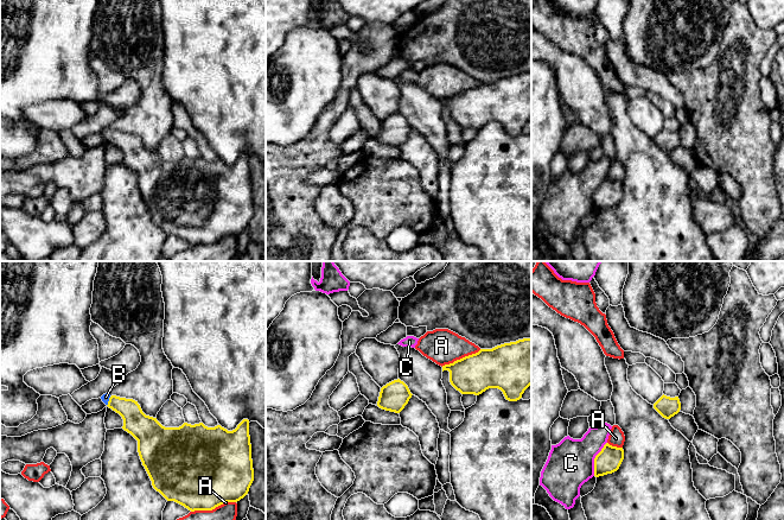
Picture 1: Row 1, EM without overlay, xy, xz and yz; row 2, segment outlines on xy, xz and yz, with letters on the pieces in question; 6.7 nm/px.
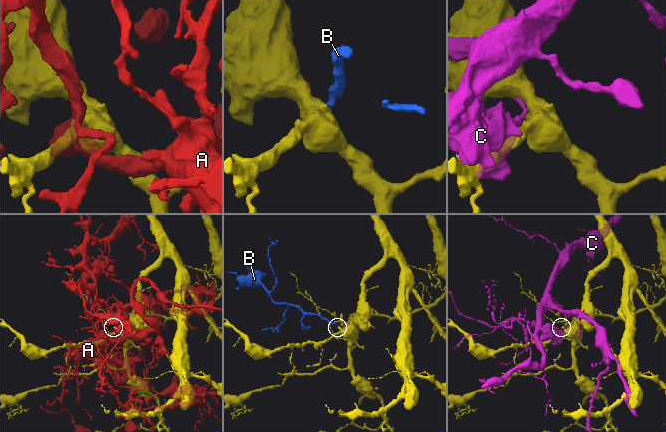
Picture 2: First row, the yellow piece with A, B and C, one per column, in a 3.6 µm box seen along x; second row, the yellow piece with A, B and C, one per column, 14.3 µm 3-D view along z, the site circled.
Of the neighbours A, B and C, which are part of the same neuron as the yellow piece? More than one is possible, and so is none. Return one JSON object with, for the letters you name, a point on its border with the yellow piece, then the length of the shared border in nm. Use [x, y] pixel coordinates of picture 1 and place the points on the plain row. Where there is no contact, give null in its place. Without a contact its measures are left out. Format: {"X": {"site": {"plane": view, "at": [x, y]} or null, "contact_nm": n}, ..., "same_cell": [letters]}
{"B": {"site": {"plane": "xy", "at": [108, 135]}, "contact_nm": 70}, "same_cell": ["B"]}

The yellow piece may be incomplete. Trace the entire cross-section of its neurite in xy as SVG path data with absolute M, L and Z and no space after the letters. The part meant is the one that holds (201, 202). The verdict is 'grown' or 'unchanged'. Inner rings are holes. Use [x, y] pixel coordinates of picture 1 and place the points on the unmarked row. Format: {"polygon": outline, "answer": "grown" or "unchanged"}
{"polygon": "M109 126L103 128L101 133L122 151L122 163L138 175L138 186L153 222L167 235L174 235L191 246L212 245L225 236L237 236L248 228L254 215L248 153L243 153L232 165L228 165L221 159L208 161L203 157L195 159L184 157L179 161L165 161L157 152L146 150L138 135L133 133L110 129Z", "answer": "grown"}

